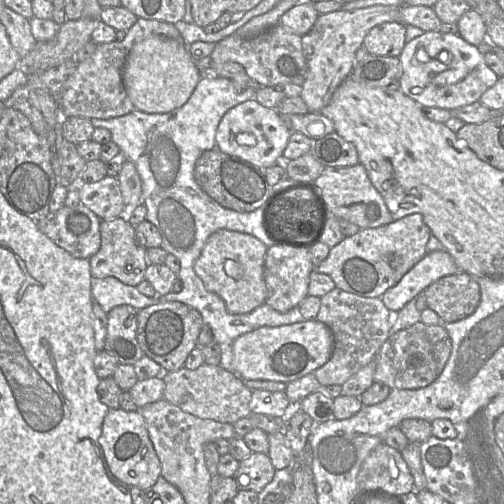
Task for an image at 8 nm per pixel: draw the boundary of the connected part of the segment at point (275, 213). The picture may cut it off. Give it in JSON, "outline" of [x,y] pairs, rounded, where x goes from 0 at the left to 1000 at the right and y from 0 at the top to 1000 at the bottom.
{"outline":[[[581,375],[552,389],[540,389],[526,403],[522,448],[530,466],[577,482],[613,484],[631,468],[641,421],[627,405],[627,387],[609,375]]]}

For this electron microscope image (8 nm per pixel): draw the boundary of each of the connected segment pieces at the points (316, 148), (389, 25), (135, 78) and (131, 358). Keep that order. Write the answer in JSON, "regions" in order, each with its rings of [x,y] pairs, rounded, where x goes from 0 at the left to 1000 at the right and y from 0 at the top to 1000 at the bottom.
{"regions":[[[[665,262],[623,278],[615,302],[643,331],[696,331],[712,323],[706,292]]],[[[764,44],[732,60],[720,93],[746,111],[792,113],[804,87],[806,50],[796,44]]],[[[321,69],[296,71],[270,85],[252,109],[242,157],[270,218],[331,224],[363,210],[399,157],[373,91]]],[[[236,605],[212,621],[204,696],[226,706],[240,722],[266,724],[288,704],[270,669],[272,619],[258,605]]]]}

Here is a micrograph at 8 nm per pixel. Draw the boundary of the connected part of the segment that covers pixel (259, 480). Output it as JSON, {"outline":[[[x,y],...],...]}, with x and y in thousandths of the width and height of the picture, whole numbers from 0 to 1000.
{"outline":[[[500,897],[492,909],[474,917],[464,950],[474,972],[514,978],[540,954],[546,935],[548,929],[532,901]]]}

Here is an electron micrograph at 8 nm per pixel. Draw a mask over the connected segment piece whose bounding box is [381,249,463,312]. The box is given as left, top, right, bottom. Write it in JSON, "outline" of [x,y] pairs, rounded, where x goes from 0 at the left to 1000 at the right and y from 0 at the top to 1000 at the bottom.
{"outline":[[[885,498],[847,502],[798,554],[756,589],[778,619],[792,619],[810,599],[873,552],[919,540]]]}

